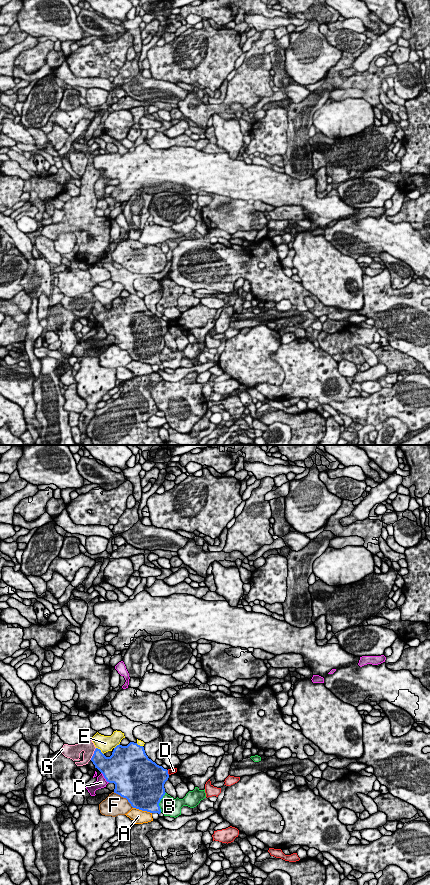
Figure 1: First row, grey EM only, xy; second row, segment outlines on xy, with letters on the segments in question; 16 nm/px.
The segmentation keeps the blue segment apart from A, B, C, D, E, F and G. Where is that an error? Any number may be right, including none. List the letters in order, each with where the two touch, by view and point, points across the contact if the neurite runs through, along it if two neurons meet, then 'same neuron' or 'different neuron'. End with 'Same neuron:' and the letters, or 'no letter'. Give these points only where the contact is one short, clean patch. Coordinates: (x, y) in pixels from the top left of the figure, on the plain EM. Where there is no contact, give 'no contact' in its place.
A: contact xy (142, 362); different neuron
B: contact xy (159, 354); different neuron
C: contact xy (104, 329); different neuron
D: contact xy (167, 324); border xy (167, 322), (169, 326); different neuron
E: contact xy (100, 302); different neuron
F: contact xy (124, 349); different neuron
G: contact xy (93, 306); different neuron
Same neuron: no letter

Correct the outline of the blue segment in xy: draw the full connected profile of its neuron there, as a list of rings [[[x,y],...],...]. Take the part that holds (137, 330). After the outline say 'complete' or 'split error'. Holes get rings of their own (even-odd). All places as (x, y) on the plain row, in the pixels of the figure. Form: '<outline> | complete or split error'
[[[130,294],[127,298],[119,296],[110,309],[106,309],[96,300],[91,313],[107,334],[115,336],[114,345],[126,350],[133,360],[161,365],[159,355],[166,345],[164,336],[169,330],[168,322],[149,311],[143,298],[134,294]]] | complete

